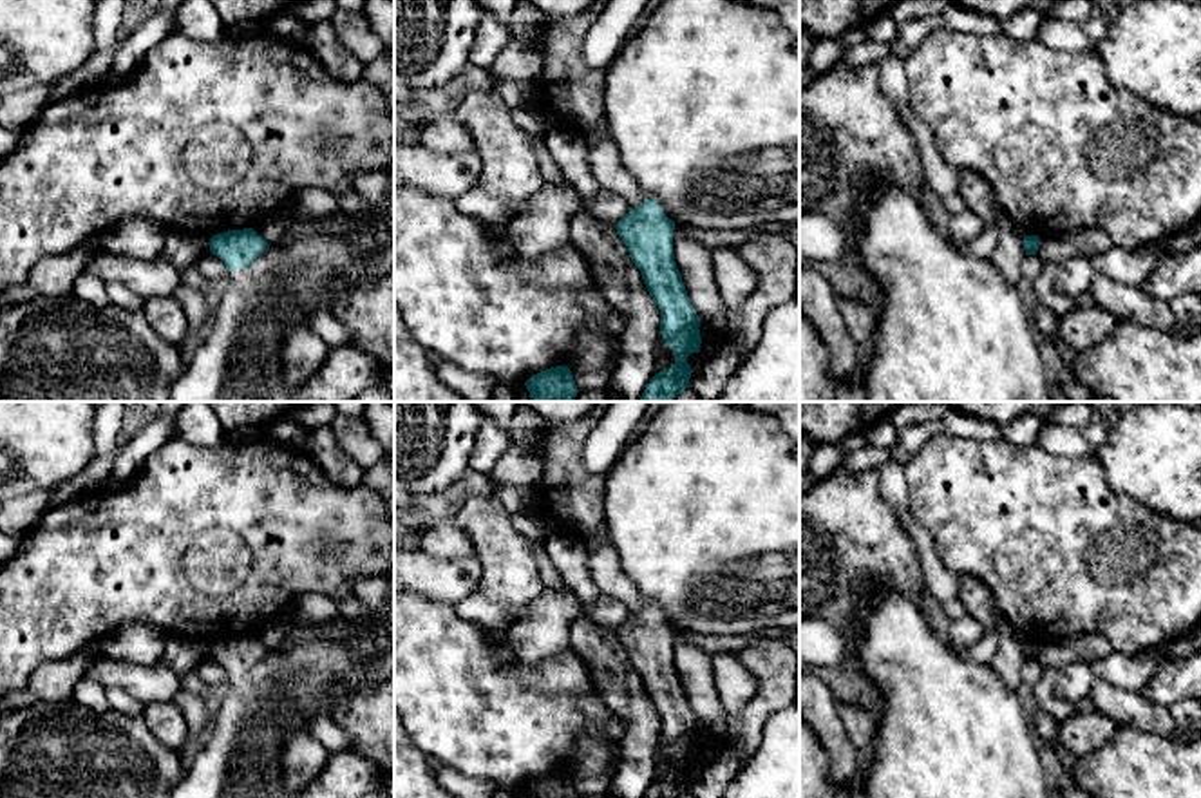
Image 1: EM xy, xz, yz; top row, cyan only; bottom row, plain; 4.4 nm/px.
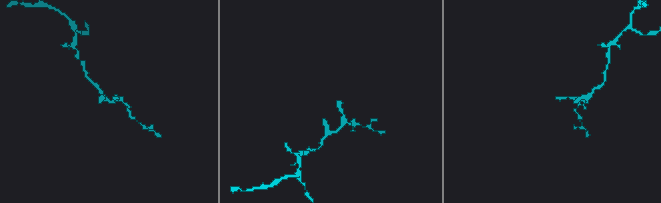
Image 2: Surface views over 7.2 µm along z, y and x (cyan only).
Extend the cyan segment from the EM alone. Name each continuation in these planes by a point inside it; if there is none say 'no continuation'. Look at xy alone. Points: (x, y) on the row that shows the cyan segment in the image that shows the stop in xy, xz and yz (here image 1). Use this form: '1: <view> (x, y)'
1: xy (237, 357)

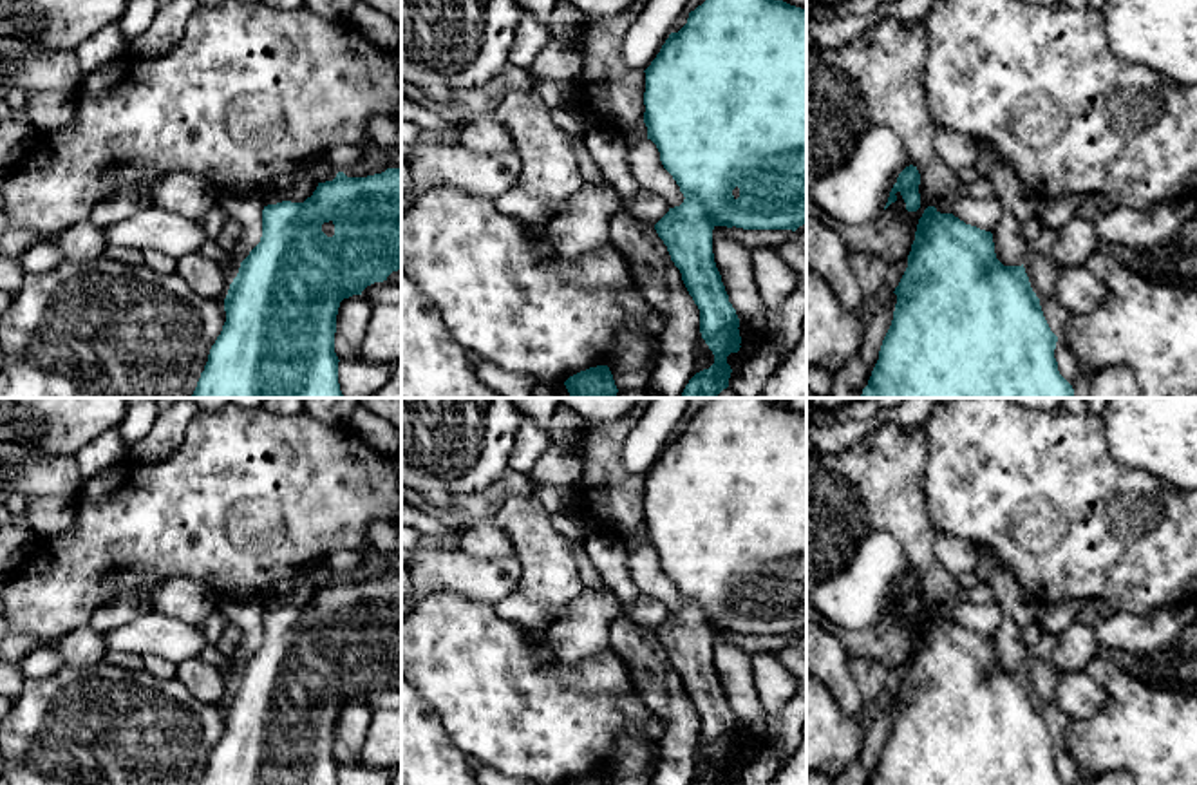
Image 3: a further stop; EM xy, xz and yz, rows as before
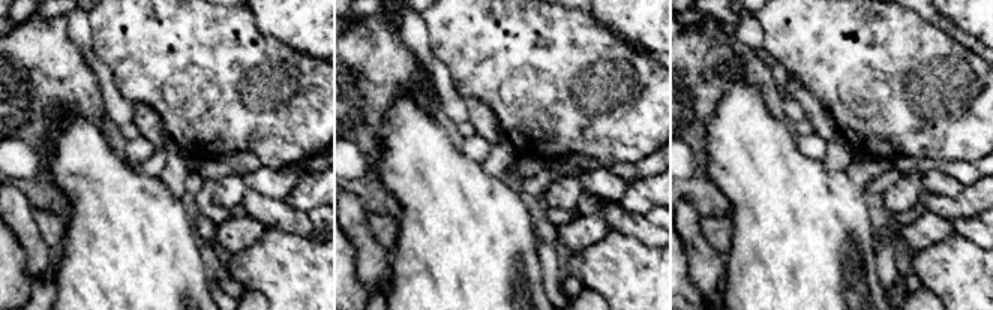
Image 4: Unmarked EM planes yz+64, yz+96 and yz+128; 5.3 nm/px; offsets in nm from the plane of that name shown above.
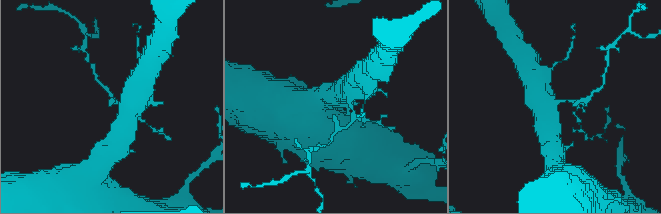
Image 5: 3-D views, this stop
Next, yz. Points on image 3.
no continuation

